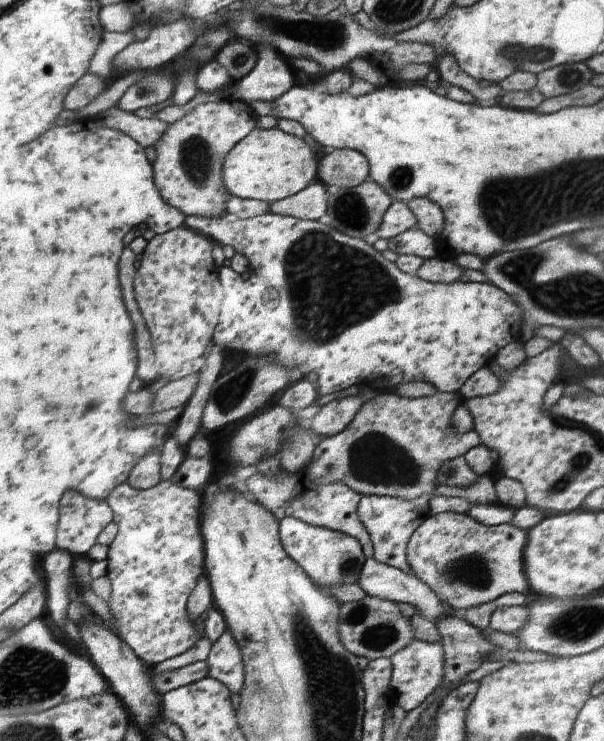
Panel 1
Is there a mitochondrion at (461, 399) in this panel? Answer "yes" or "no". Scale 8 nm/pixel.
no

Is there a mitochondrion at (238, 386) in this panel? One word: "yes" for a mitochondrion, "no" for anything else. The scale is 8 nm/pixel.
yes

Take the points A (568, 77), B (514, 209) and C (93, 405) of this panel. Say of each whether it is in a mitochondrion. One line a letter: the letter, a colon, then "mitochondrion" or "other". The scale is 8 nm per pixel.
A: mitochondrion
B: mitochondrion
C: mitochondrion

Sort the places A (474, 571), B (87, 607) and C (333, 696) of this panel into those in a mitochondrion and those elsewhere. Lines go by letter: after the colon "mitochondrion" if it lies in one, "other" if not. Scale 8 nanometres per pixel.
A: mitochondrion
B: other
C: mitochondrion

